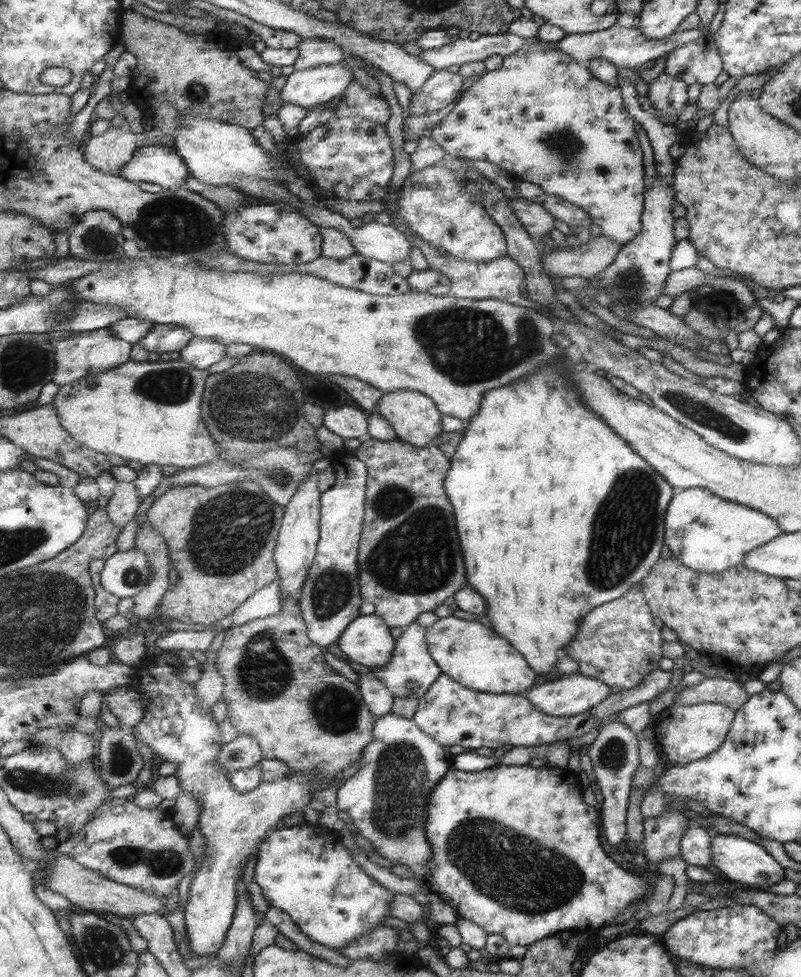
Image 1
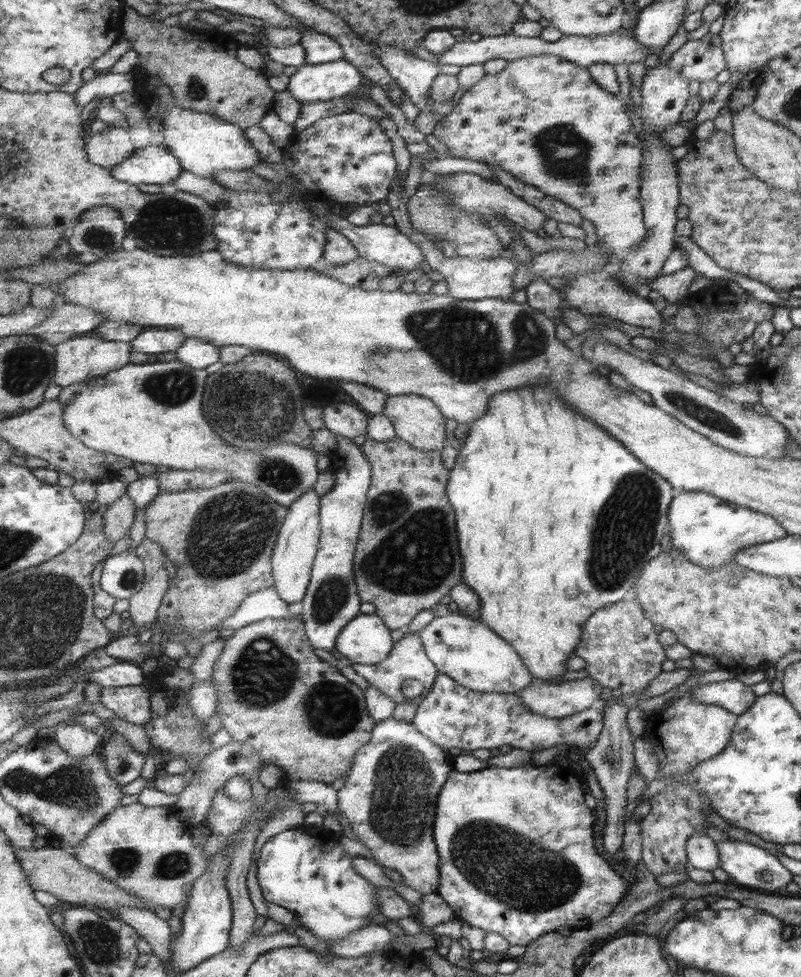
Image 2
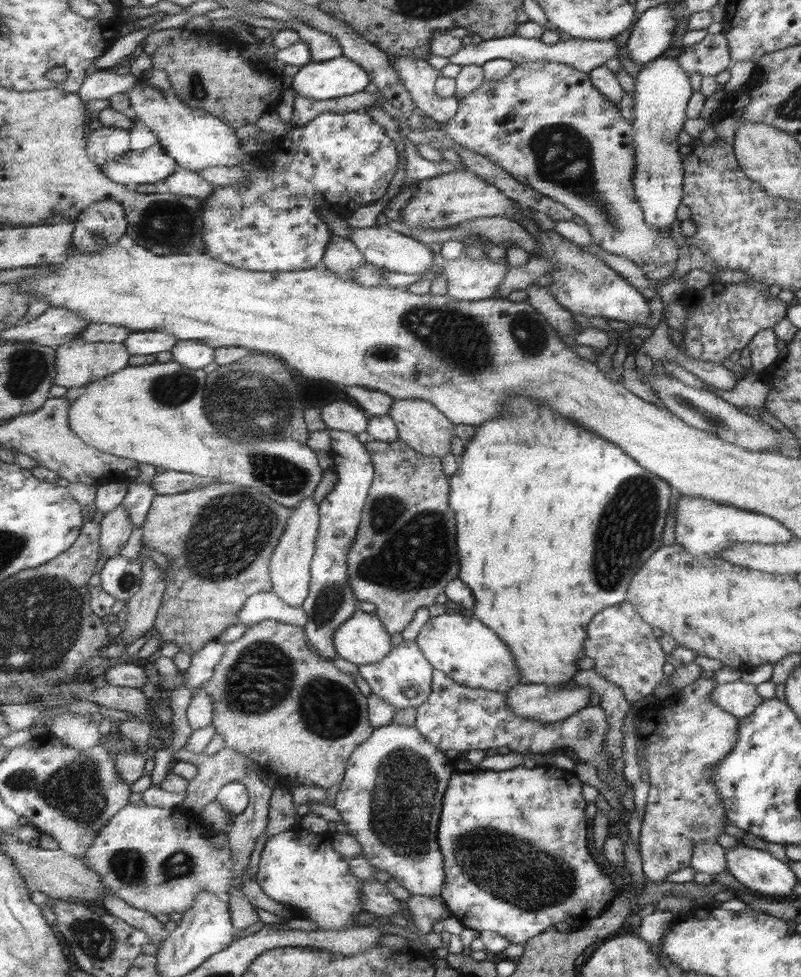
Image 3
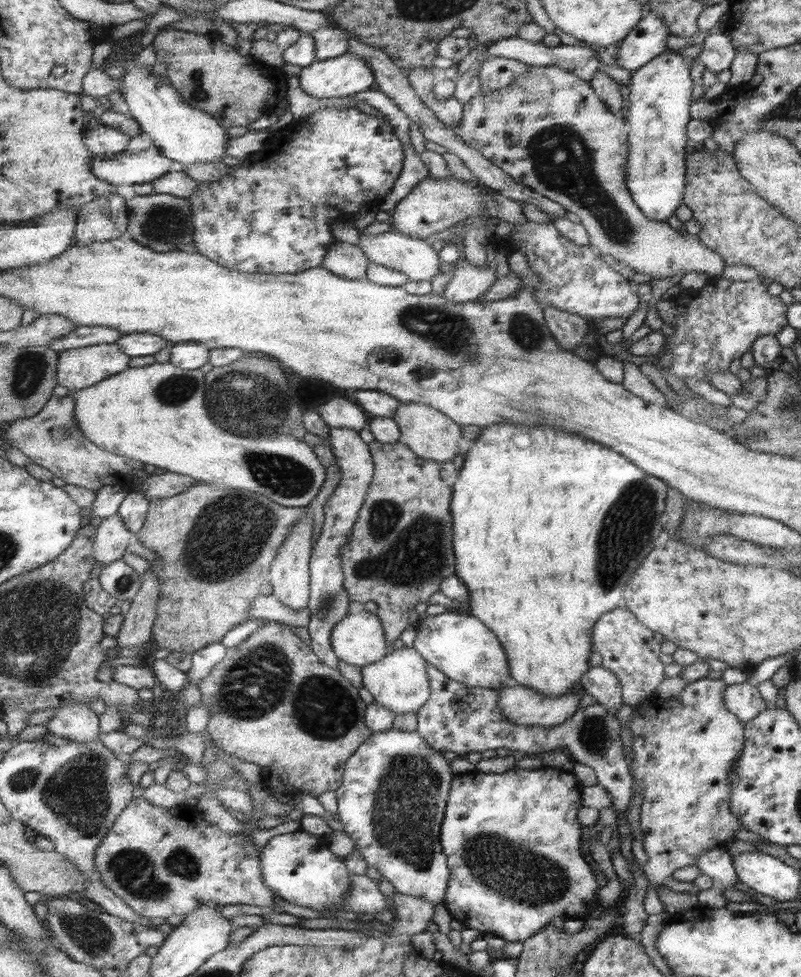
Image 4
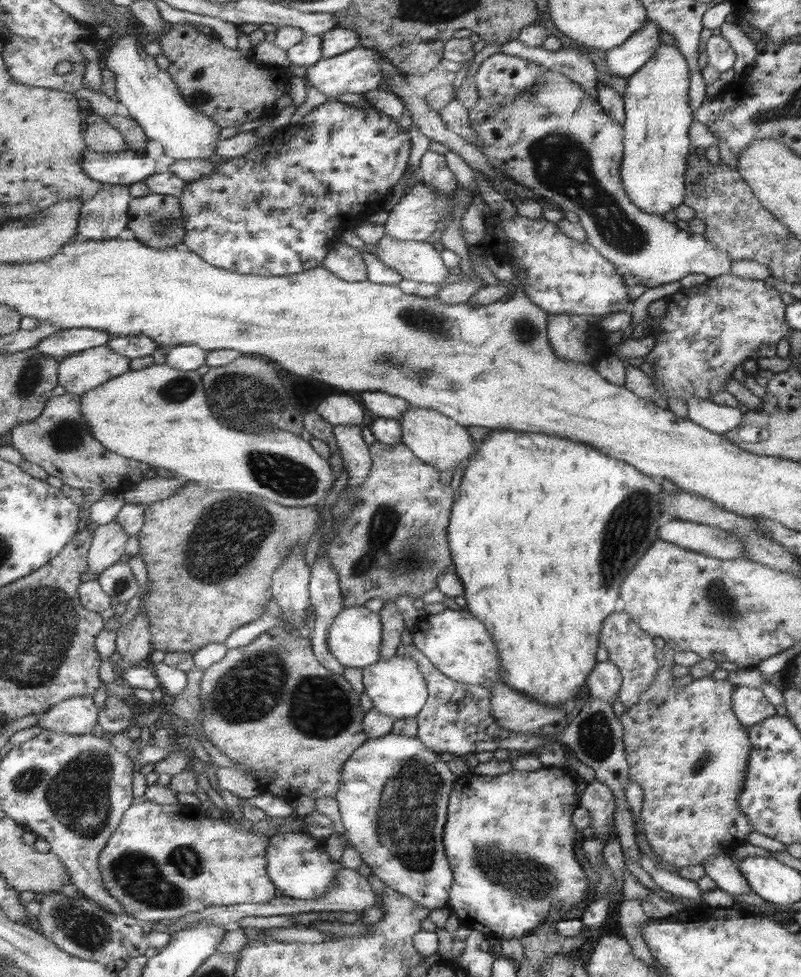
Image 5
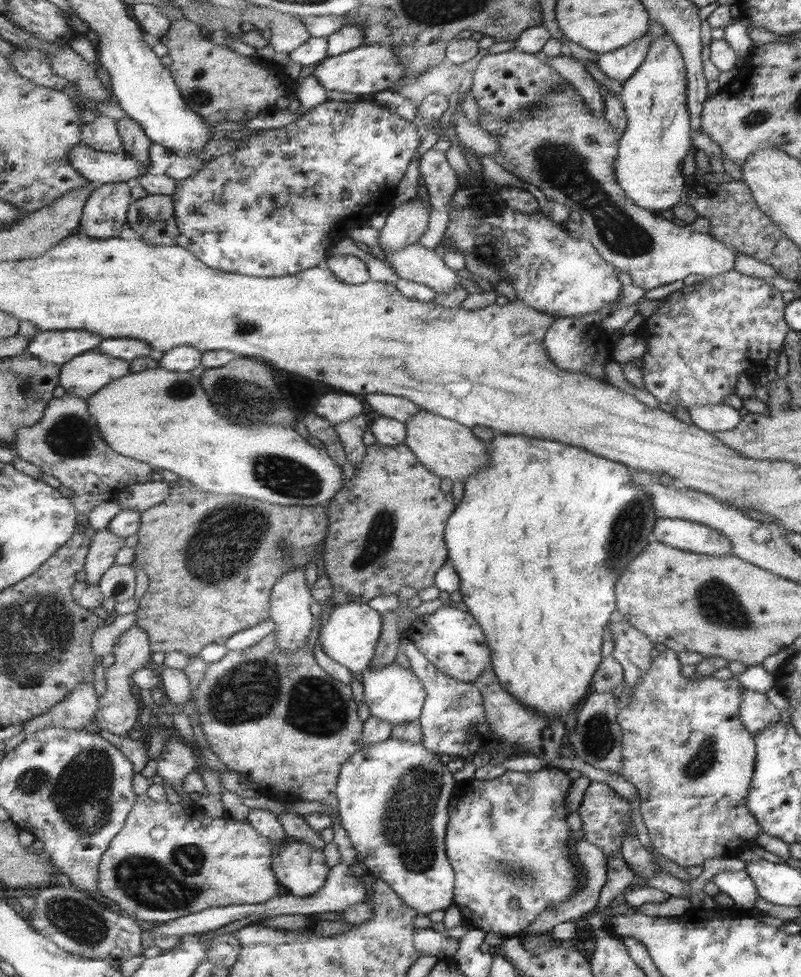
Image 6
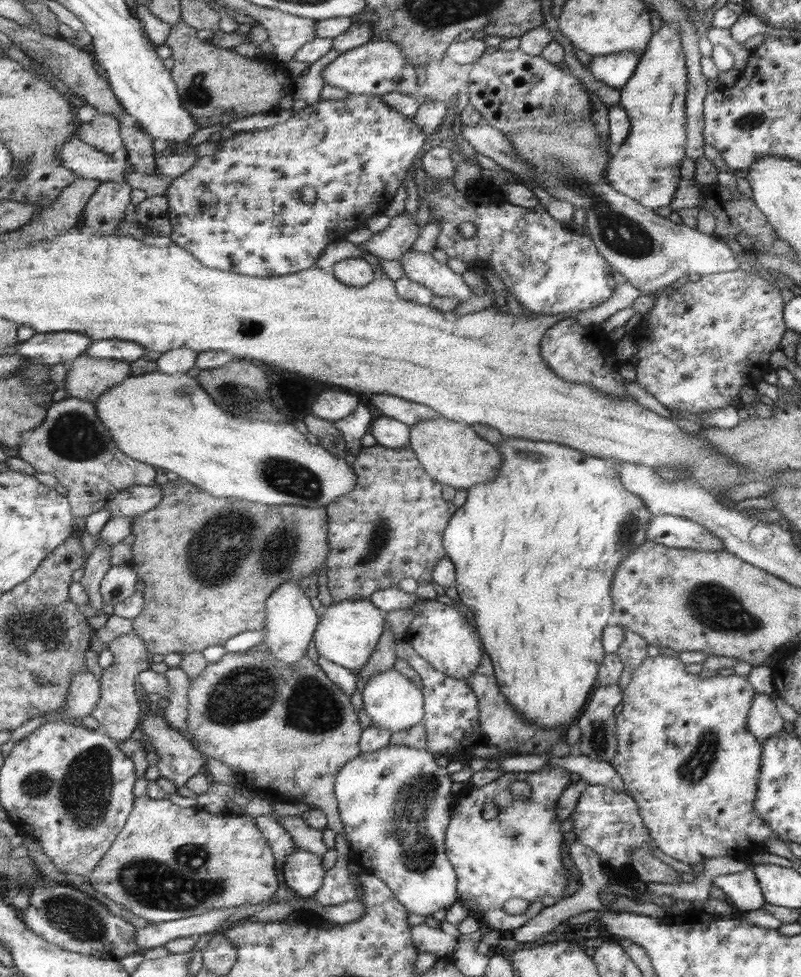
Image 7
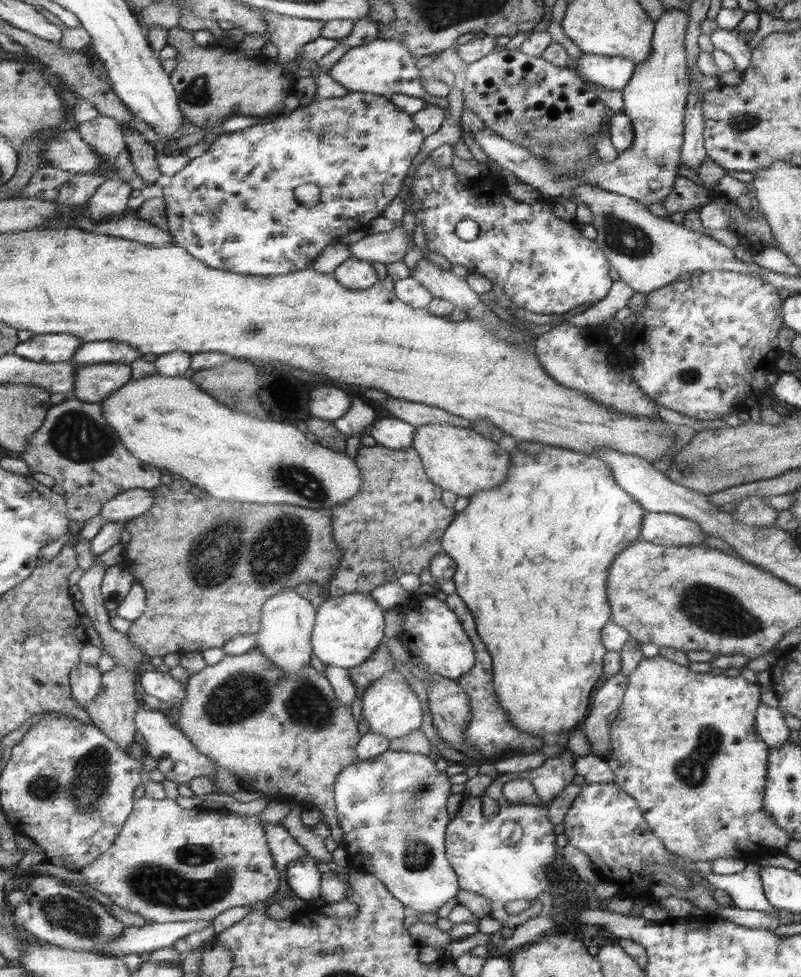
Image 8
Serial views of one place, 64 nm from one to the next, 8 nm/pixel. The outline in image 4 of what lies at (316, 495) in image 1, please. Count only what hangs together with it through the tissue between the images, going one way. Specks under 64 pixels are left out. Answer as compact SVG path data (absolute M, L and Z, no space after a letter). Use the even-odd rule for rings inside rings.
M309 504L307 506L307 516L303 516L295 524L291 536L285 540L285 546L281 546L281 552L275 558L273 570L271 570L273 586L275 586L273 594L279 600L283 600L287 606L295 608L295 610L307 608L309 602L311 602L311 594L313 594L313 570L311 570L311 562L313 562L313 550L315 550L315 544L313 544L315 528L317 528L317 520L315 520L311 504Z

